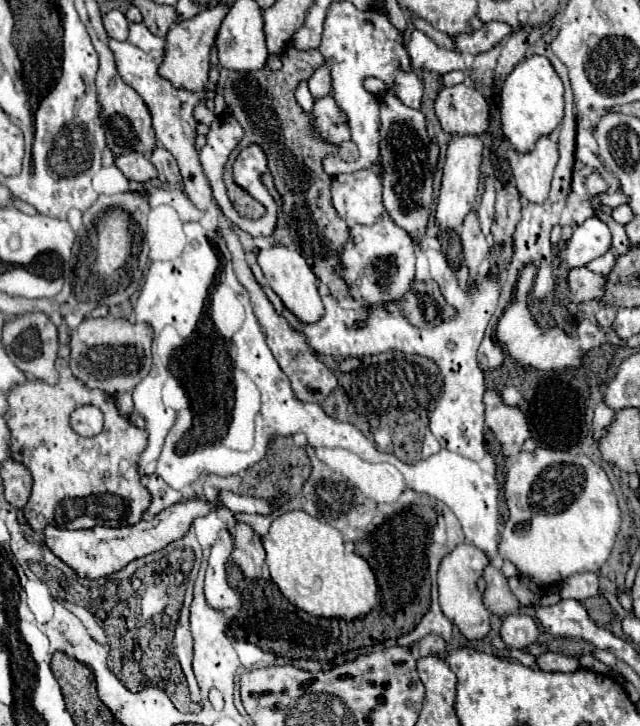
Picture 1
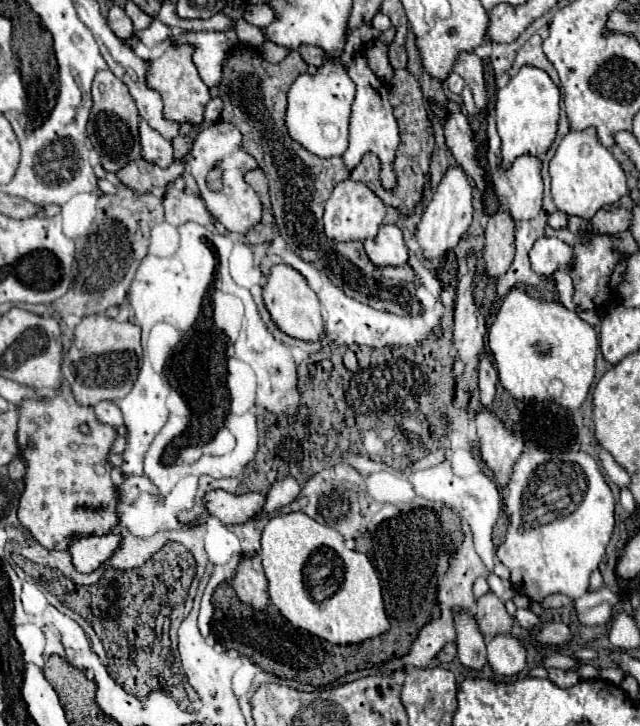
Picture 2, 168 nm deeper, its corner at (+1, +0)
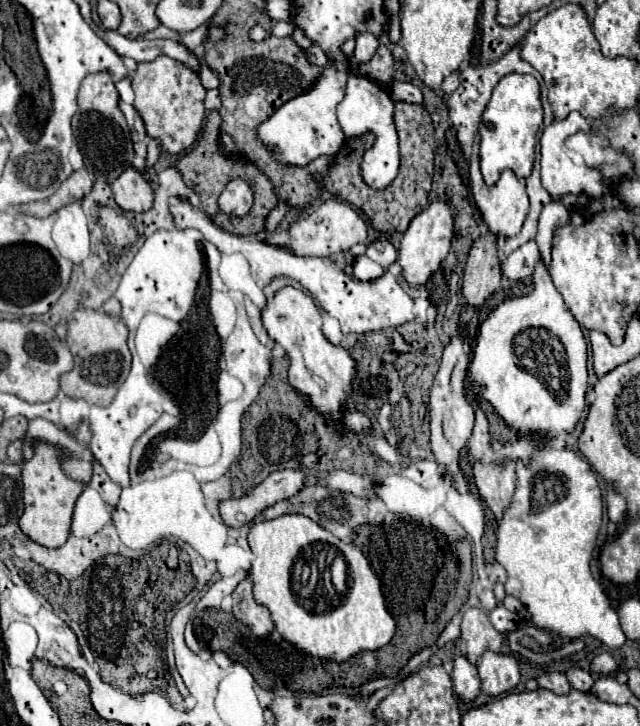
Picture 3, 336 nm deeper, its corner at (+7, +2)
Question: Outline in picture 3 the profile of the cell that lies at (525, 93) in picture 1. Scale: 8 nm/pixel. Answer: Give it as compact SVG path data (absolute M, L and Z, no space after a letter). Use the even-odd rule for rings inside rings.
M508 74L504 76L482 114L478 128L480 134L480 170L484 182L494 186L504 170L512 170L518 178L528 178L534 164L536 132L542 124L544 112L540 102L540 84L530 74Z

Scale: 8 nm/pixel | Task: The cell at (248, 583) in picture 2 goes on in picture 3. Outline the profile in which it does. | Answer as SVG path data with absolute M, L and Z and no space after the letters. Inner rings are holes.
M252 580L240 582L240 586L236 586L236 590L232 592L232 600L234 600L232 614L236 616L238 622L248 626L252 634L256 636L272 634L274 624L270 620L268 610L264 610L264 606L260 606L252 596Z

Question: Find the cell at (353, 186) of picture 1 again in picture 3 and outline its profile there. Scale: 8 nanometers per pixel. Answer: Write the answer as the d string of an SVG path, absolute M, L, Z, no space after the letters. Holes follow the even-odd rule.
M328 200L320 204L310 216L300 218L288 226L288 242L282 246L294 256L330 256L344 250L352 250L358 244L364 244L368 236L368 222L358 214L356 208L342 200Z

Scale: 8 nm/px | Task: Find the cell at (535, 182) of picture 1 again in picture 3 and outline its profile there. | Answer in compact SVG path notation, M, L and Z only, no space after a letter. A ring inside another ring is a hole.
M477 134L470 161L470 191L474 196L474 202L482 214L482 220L486 222L488 230L496 236L514 238L518 236L524 218L528 214L528 196L526 196L526 184L518 180L514 174L502 174L496 186L484 186L483 176L479 164L479 136Z

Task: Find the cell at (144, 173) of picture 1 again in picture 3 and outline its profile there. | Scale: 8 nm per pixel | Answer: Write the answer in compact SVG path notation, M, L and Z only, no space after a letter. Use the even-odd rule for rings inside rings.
M134 168L124 170L124 174L114 180L112 194L116 204L126 212L146 212L154 202L154 190L150 188L148 178Z

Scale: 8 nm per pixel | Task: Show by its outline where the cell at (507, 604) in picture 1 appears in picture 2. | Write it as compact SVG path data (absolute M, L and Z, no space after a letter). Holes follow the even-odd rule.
M488 592L478 598L476 620L478 620L478 626L482 628L482 634L486 636L508 634L514 622L514 618L506 612L504 602L494 592Z

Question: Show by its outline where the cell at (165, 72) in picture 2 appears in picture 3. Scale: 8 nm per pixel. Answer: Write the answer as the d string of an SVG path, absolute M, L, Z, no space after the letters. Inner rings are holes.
M158 56L152 62L138 64L132 78L132 88L136 94L134 108L144 120L146 134L150 138L160 140L160 148L170 154L180 154L192 148L202 130L204 96L206 96L206 90L204 86L200 86L196 72L178 60Z

